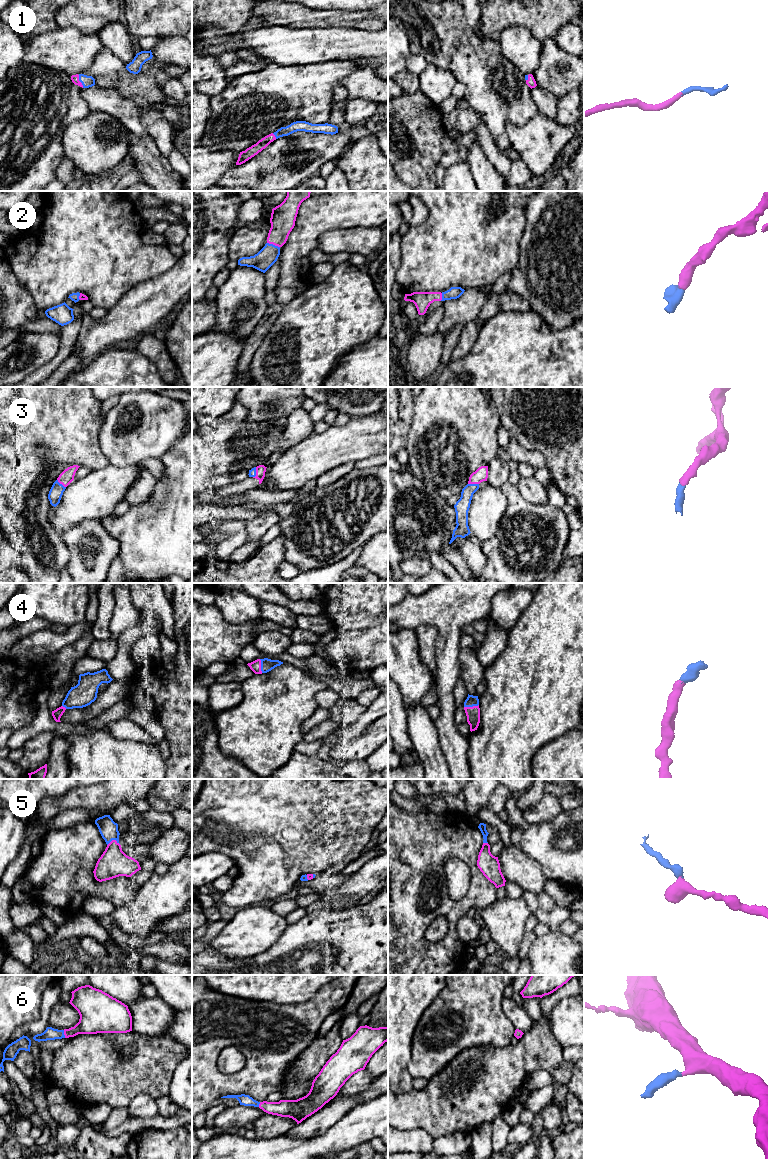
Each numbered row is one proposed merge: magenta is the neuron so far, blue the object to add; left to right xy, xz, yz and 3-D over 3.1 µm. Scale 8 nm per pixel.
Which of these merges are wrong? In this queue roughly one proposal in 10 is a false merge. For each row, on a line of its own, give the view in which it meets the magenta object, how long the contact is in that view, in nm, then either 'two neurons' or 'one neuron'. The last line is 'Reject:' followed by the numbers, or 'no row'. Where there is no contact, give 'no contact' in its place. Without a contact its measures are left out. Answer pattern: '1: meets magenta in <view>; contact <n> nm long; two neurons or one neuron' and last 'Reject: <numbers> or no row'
1: meets magenta in xy; contact 110 nm long; one neuron
2: meets magenta in xz; contact 110 nm long; one neuron
3: meets magenta in xz; contact 90 nm long; one neuron
4: meets magenta in yz; contact 120 nm long; one neuron
5: meets magenta in xy; contact 110 nm long; one neuron
6: meets magenta in xy; contact 70 nm long; one neuron
Reject: no row

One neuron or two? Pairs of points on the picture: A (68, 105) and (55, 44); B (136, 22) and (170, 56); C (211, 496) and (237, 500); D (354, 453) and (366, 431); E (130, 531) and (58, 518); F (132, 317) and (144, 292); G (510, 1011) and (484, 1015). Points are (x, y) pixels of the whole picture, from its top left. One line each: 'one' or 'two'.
A: two
B: two
C: two
D: one
E: two
F: one
G: two

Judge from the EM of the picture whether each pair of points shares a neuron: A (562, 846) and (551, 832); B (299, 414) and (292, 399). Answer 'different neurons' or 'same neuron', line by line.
A: same neuron
B: different neurons

